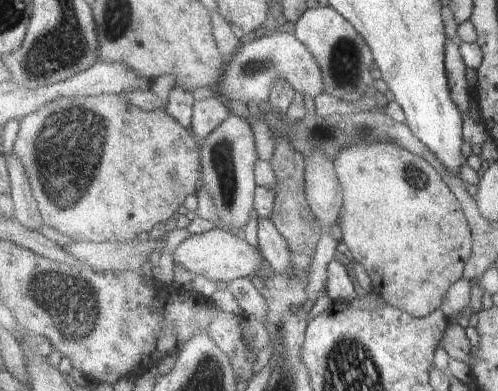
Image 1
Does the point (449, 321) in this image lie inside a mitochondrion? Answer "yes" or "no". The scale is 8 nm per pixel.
no

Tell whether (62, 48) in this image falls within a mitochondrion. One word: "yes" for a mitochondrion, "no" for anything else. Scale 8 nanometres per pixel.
yes

